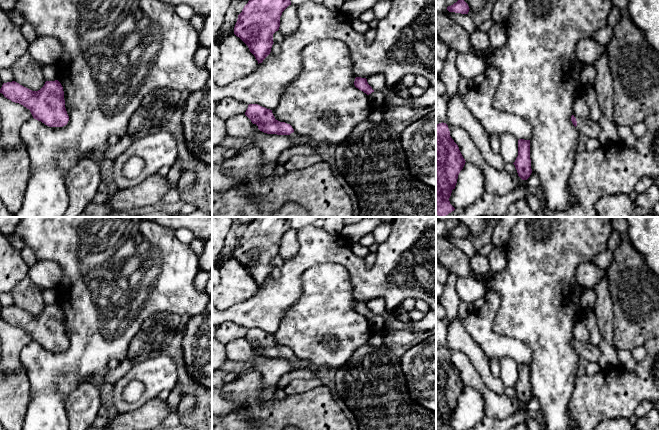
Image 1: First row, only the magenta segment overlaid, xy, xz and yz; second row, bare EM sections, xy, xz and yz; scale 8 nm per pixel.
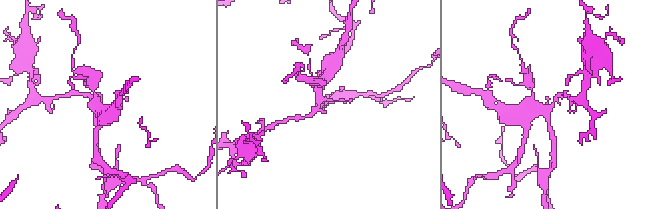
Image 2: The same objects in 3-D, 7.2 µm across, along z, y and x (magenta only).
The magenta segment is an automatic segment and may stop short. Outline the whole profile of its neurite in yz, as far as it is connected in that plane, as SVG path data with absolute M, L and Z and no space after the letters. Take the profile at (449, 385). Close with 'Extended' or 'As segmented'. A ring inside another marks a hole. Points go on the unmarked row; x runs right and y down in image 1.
M446 347L436 349L436 430L452 430L449 422L465 389Z. As segmented

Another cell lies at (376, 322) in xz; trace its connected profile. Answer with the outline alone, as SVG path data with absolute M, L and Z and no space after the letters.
M374 315L368 319L368 322L371 329L374 332L379 333L384 327L385 319L382 317L382 315Z

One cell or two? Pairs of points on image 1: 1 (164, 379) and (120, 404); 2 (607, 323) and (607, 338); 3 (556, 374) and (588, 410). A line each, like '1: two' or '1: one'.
1: one
2: one
3: two

